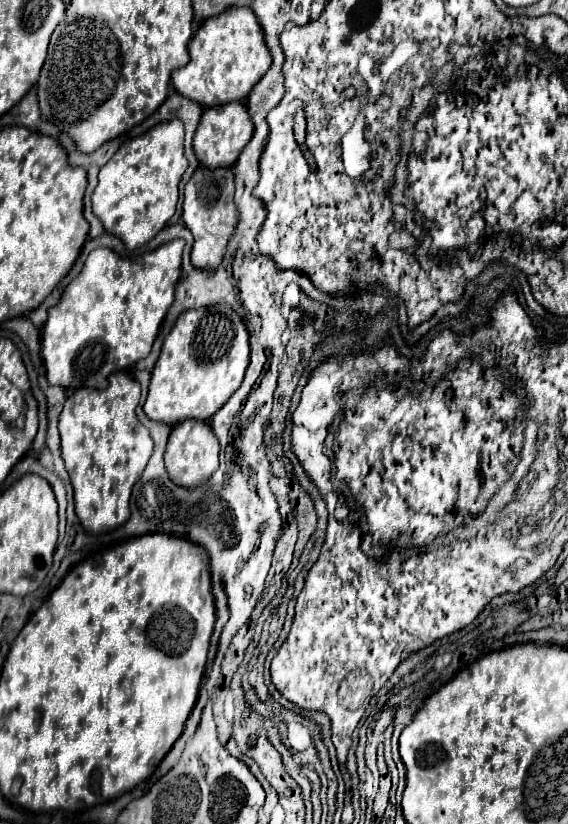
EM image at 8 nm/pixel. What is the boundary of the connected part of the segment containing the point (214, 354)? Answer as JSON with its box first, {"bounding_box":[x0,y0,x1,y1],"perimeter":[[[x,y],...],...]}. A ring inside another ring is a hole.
{"bounding_box":[144,304,250,424],"perimeter":[[[216,304],[208,308],[188,310],[180,314],[176,320],[172,332],[166,336],[160,358],[152,370],[150,378],[150,392],[144,402],[144,412],[150,420],[164,422],[164,424],[178,424],[188,418],[194,420],[210,420],[220,406],[228,402],[228,398],[240,388],[244,380],[244,372],[248,368],[248,356],[250,356],[250,336],[242,322],[242,318],[226,304]]]}

